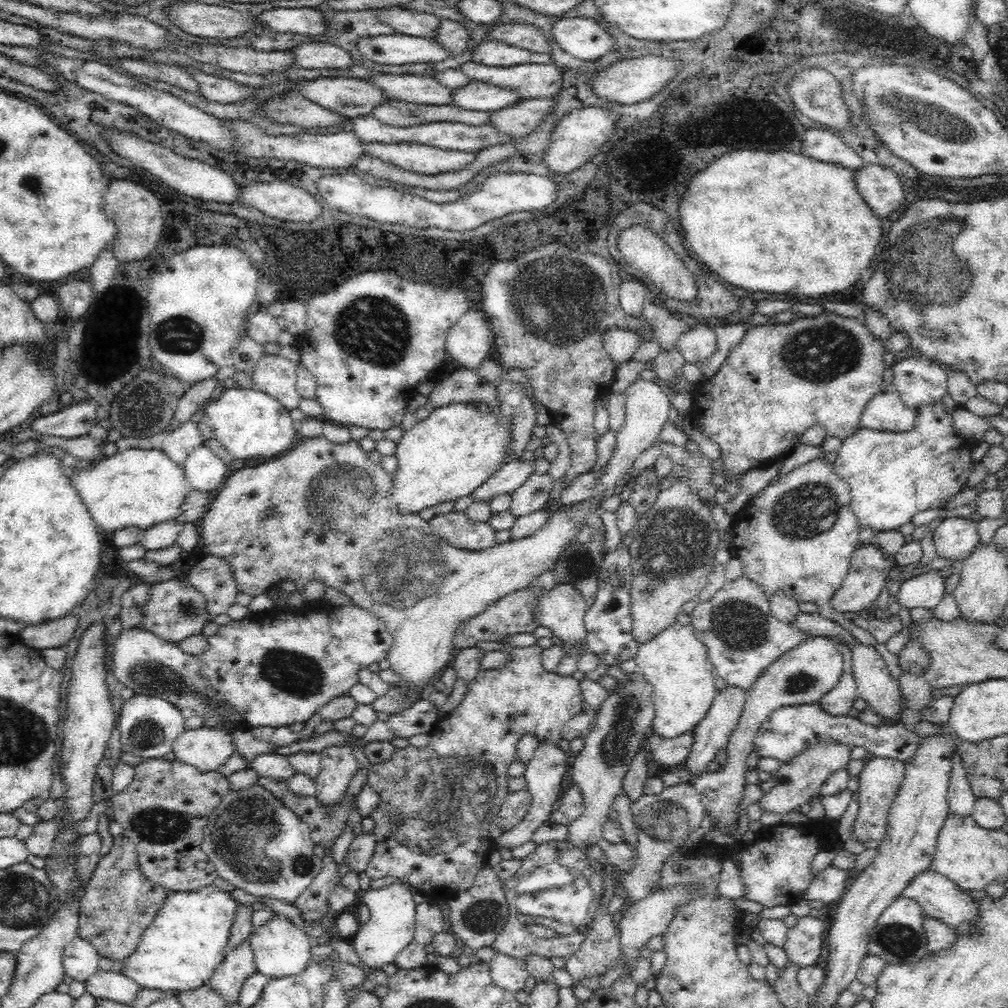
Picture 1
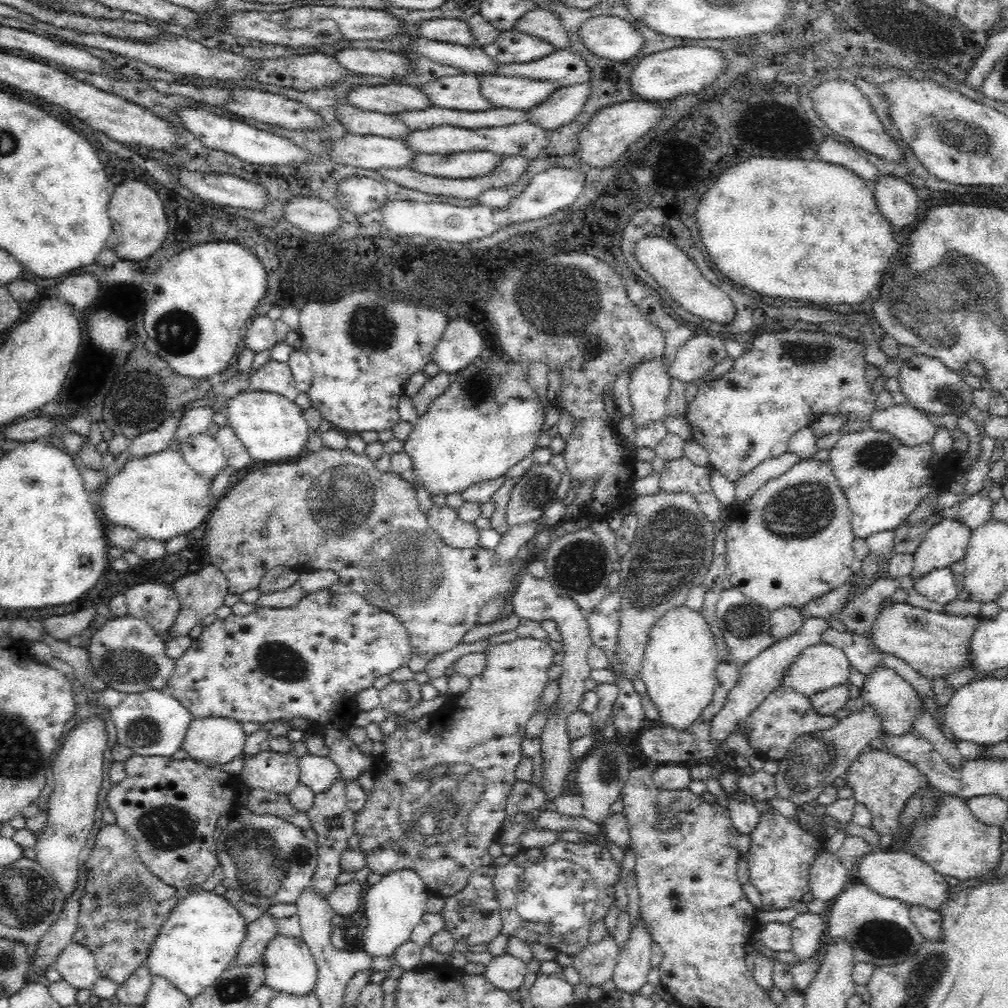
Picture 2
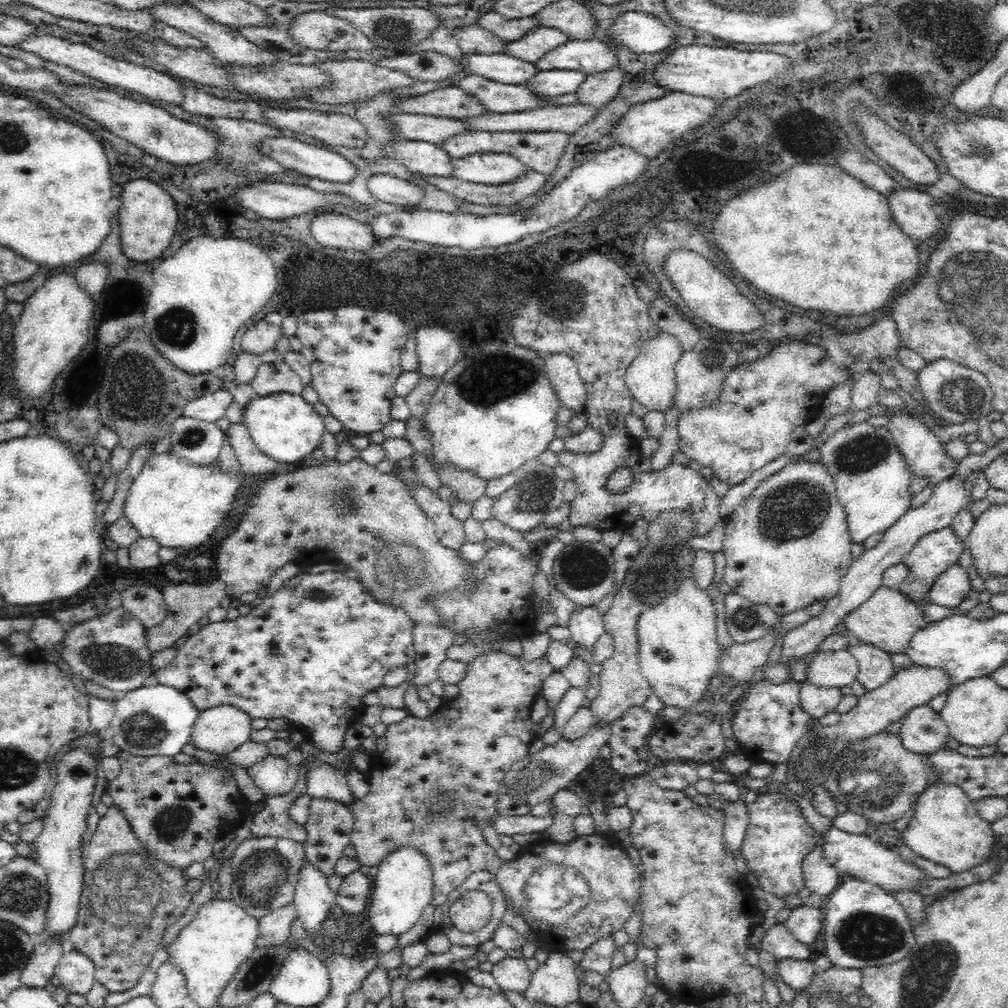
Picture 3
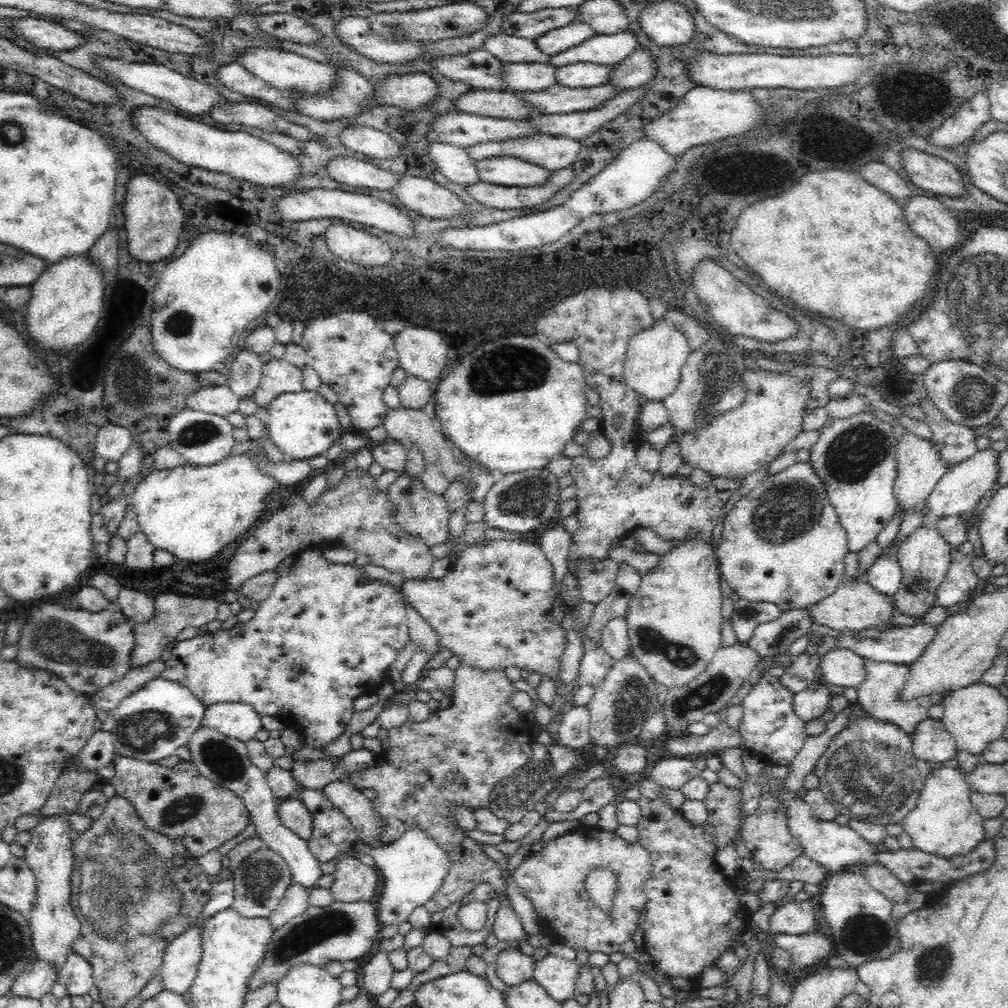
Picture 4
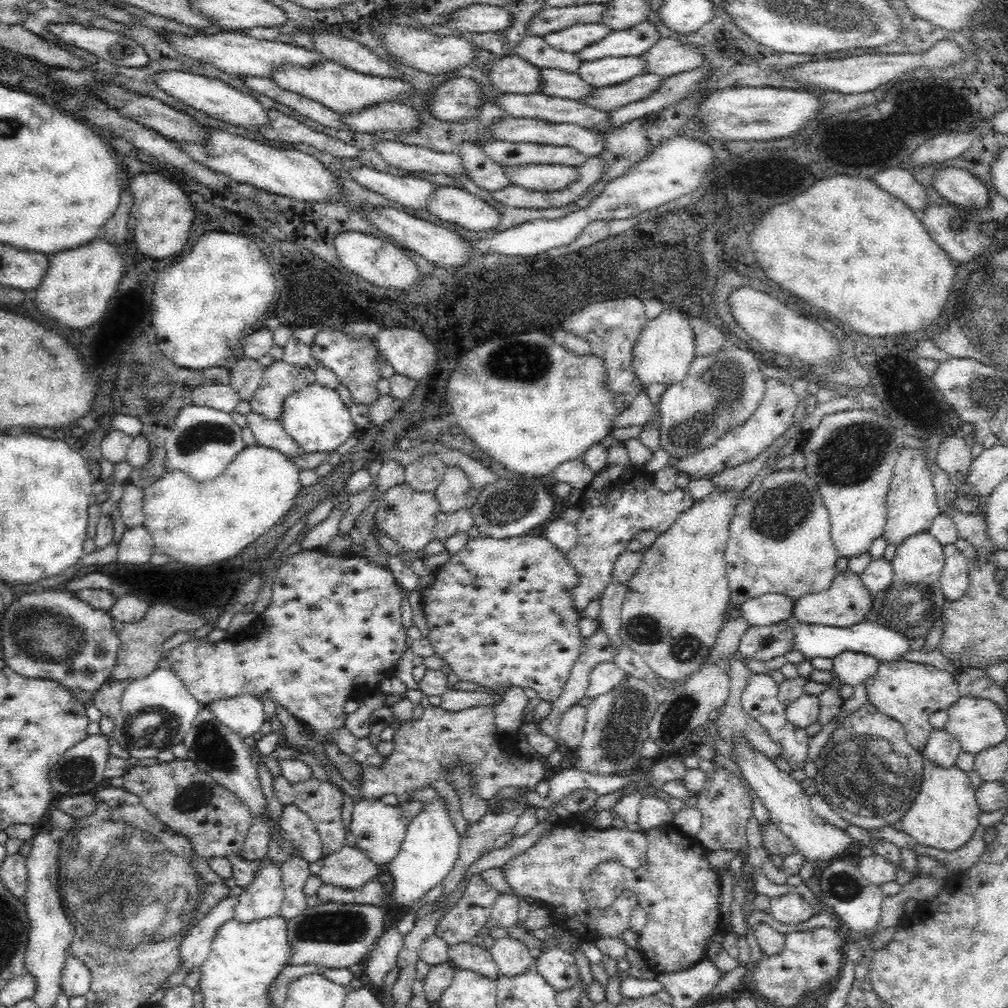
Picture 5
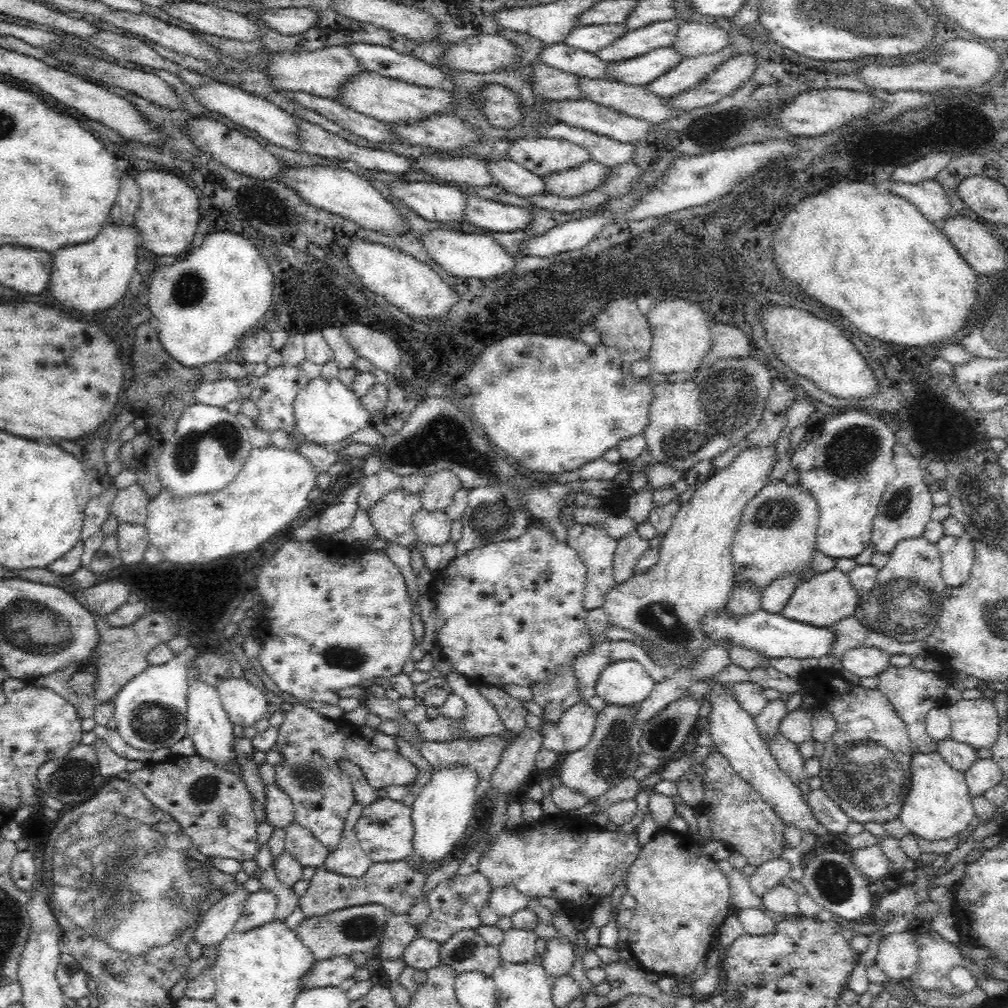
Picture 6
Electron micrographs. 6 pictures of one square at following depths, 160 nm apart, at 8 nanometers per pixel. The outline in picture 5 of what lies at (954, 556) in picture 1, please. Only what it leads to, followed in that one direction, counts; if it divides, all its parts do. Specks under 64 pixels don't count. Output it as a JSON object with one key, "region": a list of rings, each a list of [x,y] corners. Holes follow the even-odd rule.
{"region":[[[929,531],[918,532],[898,545],[896,556],[891,560],[893,582],[884,592],[872,593],[875,612],[881,615],[882,624],[896,629],[910,640],[928,636],[936,618],[941,615],[945,599],[941,590],[940,576],[945,564],[942,544]]]}

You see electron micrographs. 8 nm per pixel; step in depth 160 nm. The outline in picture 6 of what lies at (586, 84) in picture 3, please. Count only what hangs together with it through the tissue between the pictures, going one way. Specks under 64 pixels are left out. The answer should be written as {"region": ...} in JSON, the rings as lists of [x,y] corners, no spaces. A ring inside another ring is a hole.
{"region":[[[694,21],[680,23],[674,38],[670,47],[679,53],[681,59],[712,56],[729,46],[729,34],[722,28]]]}

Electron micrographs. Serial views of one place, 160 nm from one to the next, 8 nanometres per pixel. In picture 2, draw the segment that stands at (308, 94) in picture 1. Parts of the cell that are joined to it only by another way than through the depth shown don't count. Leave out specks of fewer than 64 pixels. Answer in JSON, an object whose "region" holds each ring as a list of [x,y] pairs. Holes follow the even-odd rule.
{"region":[[[400,84],[353,87],[346,96],[346,103],[363,111],[389,115],[404,110],[430,108],[430,100],[418,87]]]}

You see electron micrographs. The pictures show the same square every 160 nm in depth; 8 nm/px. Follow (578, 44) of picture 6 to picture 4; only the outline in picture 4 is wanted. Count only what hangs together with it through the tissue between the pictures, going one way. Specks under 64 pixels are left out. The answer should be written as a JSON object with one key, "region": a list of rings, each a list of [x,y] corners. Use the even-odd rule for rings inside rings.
{"region":[[[574,20],[562,28],[550,30],[546,34],[538,36],[533,42],[545,56],[551,58],[560,52],[565,52],[568,48],[578,46],[594,35],[592,27],[588,24]]]}

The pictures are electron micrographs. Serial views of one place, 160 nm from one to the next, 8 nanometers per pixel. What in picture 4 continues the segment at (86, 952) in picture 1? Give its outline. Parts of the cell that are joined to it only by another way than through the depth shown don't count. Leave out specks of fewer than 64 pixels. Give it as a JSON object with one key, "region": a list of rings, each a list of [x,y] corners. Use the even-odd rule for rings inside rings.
{"region":[[[68,953],[62,968],[57,971],[57,982],[64,984],[70,996],[88,994],[94,985],[91,964],[79,954]]]}

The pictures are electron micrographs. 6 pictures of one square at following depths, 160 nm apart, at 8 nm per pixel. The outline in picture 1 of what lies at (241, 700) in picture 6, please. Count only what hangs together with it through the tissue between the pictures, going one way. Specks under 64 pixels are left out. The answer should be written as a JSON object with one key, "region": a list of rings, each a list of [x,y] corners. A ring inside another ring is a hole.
{"region":[[[223,729],[184,731],[172,744],[174,759],[204,772],[215,771],[235,753],[234,737]]]}

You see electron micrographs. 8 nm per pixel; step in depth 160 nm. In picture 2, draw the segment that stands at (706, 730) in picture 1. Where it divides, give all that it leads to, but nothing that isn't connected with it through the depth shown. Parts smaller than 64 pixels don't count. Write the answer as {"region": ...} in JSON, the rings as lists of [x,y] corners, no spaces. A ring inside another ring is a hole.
{"region":[[[810,617],[803,622],[797,633],[778,640],[775,645],[763,650],[758,656],[752,658],[748,664],[741,667],[739,682],[734,684],[734,688],[730,688],[726,704],[710,720],[710,737],[716,739],[718,745],[726,743],[728,737],[738,730],[737,724],[743,721],[753,709],[758,708],[758,705],[766,696],[776,689],[783,678],[784,672],[789,665],[792,665],[792,662],[795,662],[796,656],[799,656],[798,654],[802,652],[802,648],[820,643],[820,634],[826,628],[829,627],[825,618]]]}

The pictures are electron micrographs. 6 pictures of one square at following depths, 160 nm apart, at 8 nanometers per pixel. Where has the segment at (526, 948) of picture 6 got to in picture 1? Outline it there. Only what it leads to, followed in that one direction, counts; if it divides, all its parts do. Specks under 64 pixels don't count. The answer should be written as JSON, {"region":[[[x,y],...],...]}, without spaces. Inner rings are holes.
{"region":[[[495,953],[489,967],[493,983],[513,993],[524,989],[524,984],[531,977],[524,960],[502,953]]]}

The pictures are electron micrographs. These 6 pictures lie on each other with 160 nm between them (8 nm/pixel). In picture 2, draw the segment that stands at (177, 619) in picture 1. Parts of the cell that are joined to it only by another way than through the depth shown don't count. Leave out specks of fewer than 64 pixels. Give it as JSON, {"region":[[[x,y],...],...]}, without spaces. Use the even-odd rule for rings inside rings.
{"region":[[[148,582],[138,583],[124,592],[130,616],[146,621],[159,636],[172,628],[180,612],[180,600],[172,586]]]}

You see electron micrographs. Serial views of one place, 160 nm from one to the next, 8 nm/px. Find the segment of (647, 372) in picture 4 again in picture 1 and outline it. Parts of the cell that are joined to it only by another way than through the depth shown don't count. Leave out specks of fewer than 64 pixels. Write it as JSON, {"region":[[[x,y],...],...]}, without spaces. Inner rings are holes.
{"region":[[[637,379],[634,384],[627,388],[624,393],[624,422],[615,434],[615,446],[613,454],[607,461],[607,464],[600,470],[600,475],[596,476],[594,480],[594,491],[596,496],[590,496],[582,502],[574,502],[574,504],[568,504],[568,506],[558,505],[551,510],[549,520],[547,524],[544,524],[543,528],[532,534],[531,536],[508,541],[497,544],[496,548],[484,549],[480,552],[469,552],[467,549],[456,549],[450,544],[444,542],[431,528],[428,522],[422,520],[418,513],[398,515],[396,511],[390,511],[386,509],[388,506],[388,499],[390,499],[391,488],[394,486],[394,476],[391,473],[384,472],[384,469],[378,464],[373,463],[367,455],[367,452],[360,448],[357,441],[350,439],[344,444],[334,444],[330,442],[323,434],[314,437],[302,437],[297,444],[294,444],[292,448],[288,449],[288,452],[284,452],[282,456],[272,461],[266,461],[258,464],[252,468],[245,467],[238,469],[233,474],[226,477],[222,482],[222,485],[213,493],[213,496],[208,505],[208,511],[202,518],[202,540],[206,544],[205,551],[210,555],[220,557],[228,561],[229,567],[232,568],[233,578],[236,580],[237,588],[240,593],[250,595],[250,597],[260,596],[260,594],[266,593],[268,590],[276,586],[283,580],[291,580],[296,583],[298,587],[306,588],[312,580],[321,582],[326,588],[338,589],[342,591],[344,595],[348,596],[354,605],[358,605],[359,608],[366,609],[371,615],[379,617],[387,631],[394,637],[392,646],[387,650],[387,660],[390,663],[388,670],[396,673],[400,677],[400,681],[388,684],[389,689],[396,689],[396,696],[394,699],[398,699],[396,704],[396,710],[390,712],[390,717],[394,715],[403,715],[416,701],[426,698],[426,694],[432,688],[433,683],[439,678],[440,674],[446,669],[450,668],[454,655],[451,652],[452,648],[452,636],[455,635],[455,631],[458,630],[458,626],[464,620],[470,619],[472,616],[478,615],[484,611],[484,608],[488,607],[488,604],[494,602],[497,599],[503,599],[511,597],[511,595],[518,590],[524,589],[534,581],[534,578],[540,577],[544,572],[553,571],[556,568],[558,562],[562,562],[562,558],[568,554],[570,546],[574,546],[574,543],[578,543],[575,537],[583,530],[590,527],[588,526],[587,519],[592,513],[600,514],[604,511],[601,506],[602,503],[608,498],[606,492],[608,490],[616,488],[620,480],[624,477],[626,471],[632,467],[633,462],[646,450],[651,447],[656,440],[662,424],[669,418],[669,410],[671,409],[666,395],[662,393],[658,386],[658,382],[644,381],[643,379]]]}

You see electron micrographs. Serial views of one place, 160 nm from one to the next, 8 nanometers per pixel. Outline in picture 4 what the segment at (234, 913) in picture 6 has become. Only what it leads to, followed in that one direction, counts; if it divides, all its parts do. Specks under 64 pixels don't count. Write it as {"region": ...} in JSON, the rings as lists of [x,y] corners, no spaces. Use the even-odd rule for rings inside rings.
{"region":[[[204,922],[198,927],[187,929],[164,948],[163,963],[159,971],[163,988],[182,998],[197,976],[202,926]]]}

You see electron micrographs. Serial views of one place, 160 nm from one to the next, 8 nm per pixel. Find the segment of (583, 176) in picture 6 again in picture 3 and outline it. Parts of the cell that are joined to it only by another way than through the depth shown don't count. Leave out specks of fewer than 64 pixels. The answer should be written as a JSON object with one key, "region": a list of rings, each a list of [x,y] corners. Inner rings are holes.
{"region":[[[476,152],[452,159],[450,176],[472,184],[506,184],[528,170],[511,154]]]}

